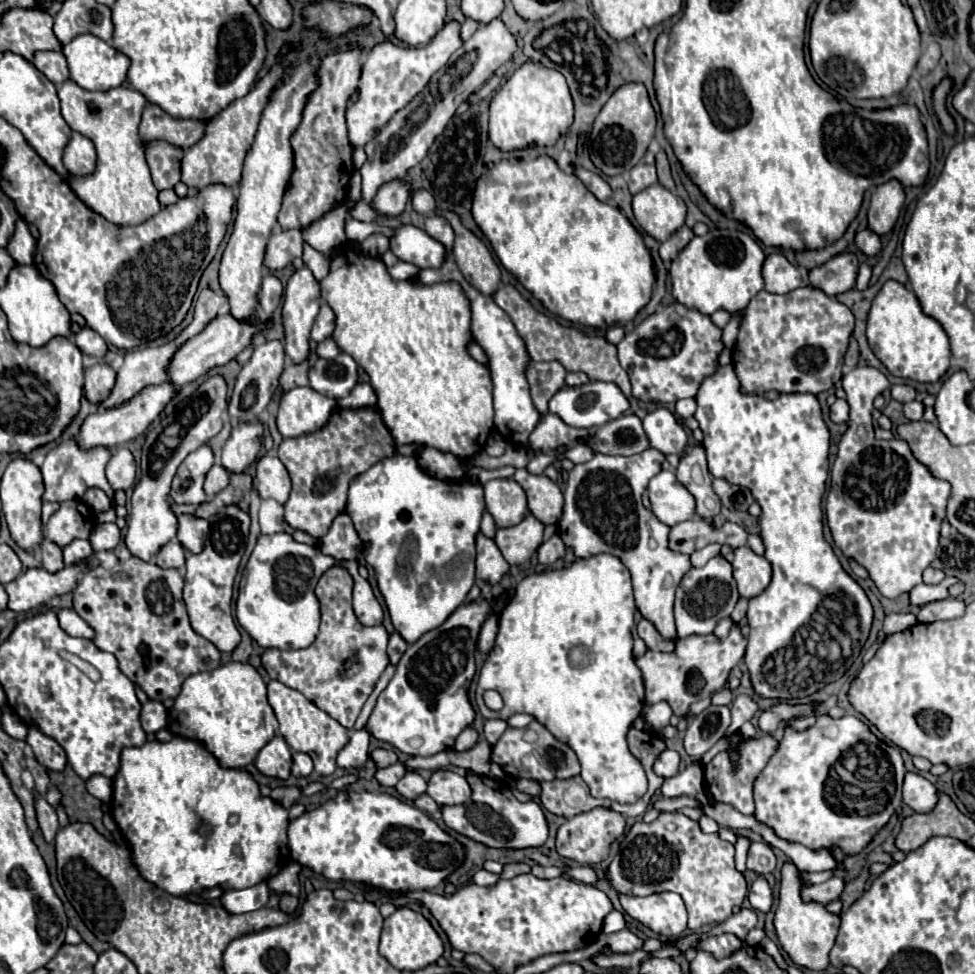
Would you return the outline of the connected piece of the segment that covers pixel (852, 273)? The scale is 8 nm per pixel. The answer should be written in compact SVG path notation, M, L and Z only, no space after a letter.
M842 253L832 257L820 267L808 269L808 285L824 291L828 297L846 293L854 287L858 273L858 259L852 253Z

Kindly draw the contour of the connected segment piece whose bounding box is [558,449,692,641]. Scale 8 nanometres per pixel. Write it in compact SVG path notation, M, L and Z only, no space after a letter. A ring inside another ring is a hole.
M648 449L640 455L600 455L596 453L588 463L574 465L568 473L564 487L564 509L558 521L560 539L572 547L576 557L592 557L598 553L616 555L632 575L636 607L644 619L650 619L664 639L674 641L674 591L686 571L690 571L690 555L678 555L668 549L670 527L656 521L652 511L642 505L642 493L648 481L660 471L664 455L656 449ZM650 541L656 541L652 547Z

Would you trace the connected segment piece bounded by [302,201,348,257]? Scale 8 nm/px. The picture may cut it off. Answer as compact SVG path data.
M348 201L338 203L338 207L334 207L334 211L330 211L330 215L322 215L322 219L318 219L318 223L310 223L310 227L306 227L306 231L302 231L306 243L328 257L334 255L338 251L338 247L342 247L346 243L346 235L344 235L344 219L348 215L346 205L348 205Z

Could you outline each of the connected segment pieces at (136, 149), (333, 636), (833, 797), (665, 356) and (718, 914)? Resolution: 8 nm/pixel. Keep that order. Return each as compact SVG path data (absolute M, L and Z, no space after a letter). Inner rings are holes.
M68 79L66 83L62 83L62 87L58 87L58 97L64 121L70 125L72 131L78 131L88 137L98 153L94 173L82 177L68 177L72 191L92 211L96 211L110 223L138 225L154 217L162 207L138 135L140 115L146 105L144 95L128 87L114 87L108 91L86 91Z
M342 565L330 567L316 585L316 597L322 607L320 633L306 649L266 649L262 663L266 673L284 685L298 689L306 699L352 729L362 705L370 697L382 671L388 667L386 647L388 631L384 625L366 627L352 611L352 575Z
M822 715L804 731L796 731L792 725L784 727L778 751L754 781L754 819L788 843L800 843L812 851L840 849L844 857L856 857L902 805L904 775L900 749L880 741L858 717L844 715L842 719L832 719ZM860 743L876 755L872 769L872 753L868 753L870 765L866 765L860 779L864 787L854 787L836 779L834 765L844 751Z
M672 303L636 325L618 343L618 361L628 371L632 395L640 401L676 403L682 397L694 397L702 379L718 371L718 357L724 349L722 329L708 315Z
M680 811L660 813L660 817L652 823L644 823L644 821L634 823L622 841L620 853L612 859L606 871L606 879L616 893L630 895L630 897L646 897L646 895L664 893L664 891L678 893L684 899L686 909L688 909L690 931L698 931L708 925L726 921L732 915L732 909L742 905L748 893L746 879L734 865L734 845L728 841L722 841L716 833L712 835L702 833L698 823L688 819Z

